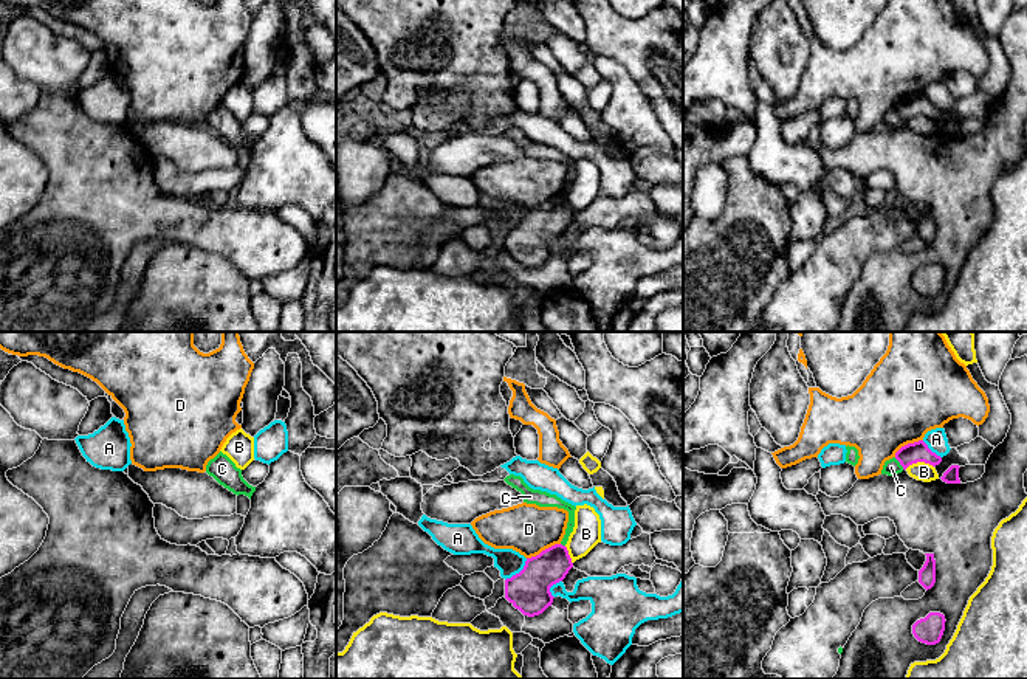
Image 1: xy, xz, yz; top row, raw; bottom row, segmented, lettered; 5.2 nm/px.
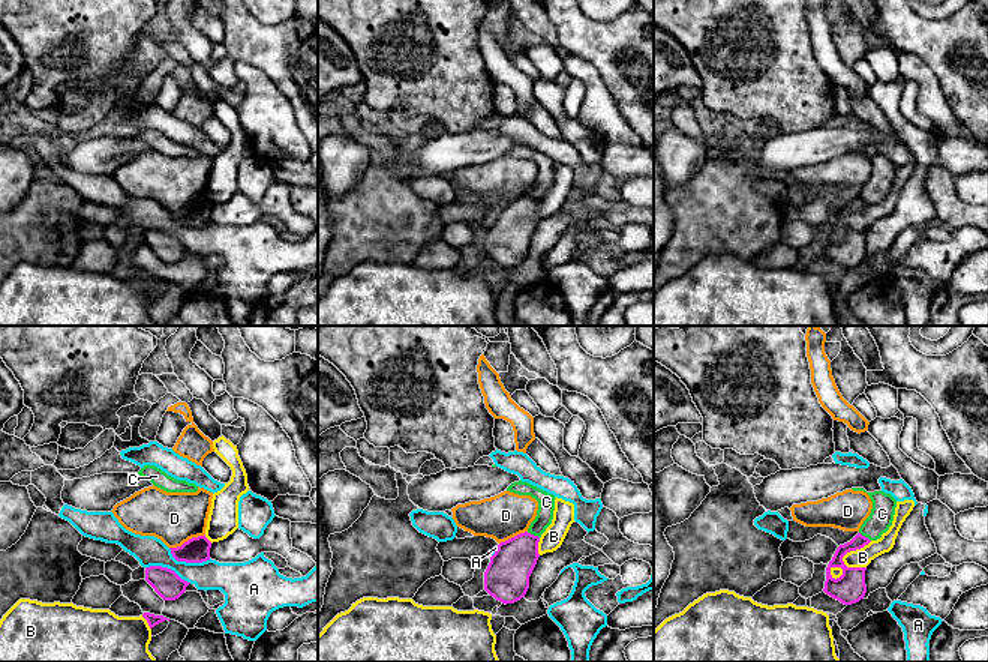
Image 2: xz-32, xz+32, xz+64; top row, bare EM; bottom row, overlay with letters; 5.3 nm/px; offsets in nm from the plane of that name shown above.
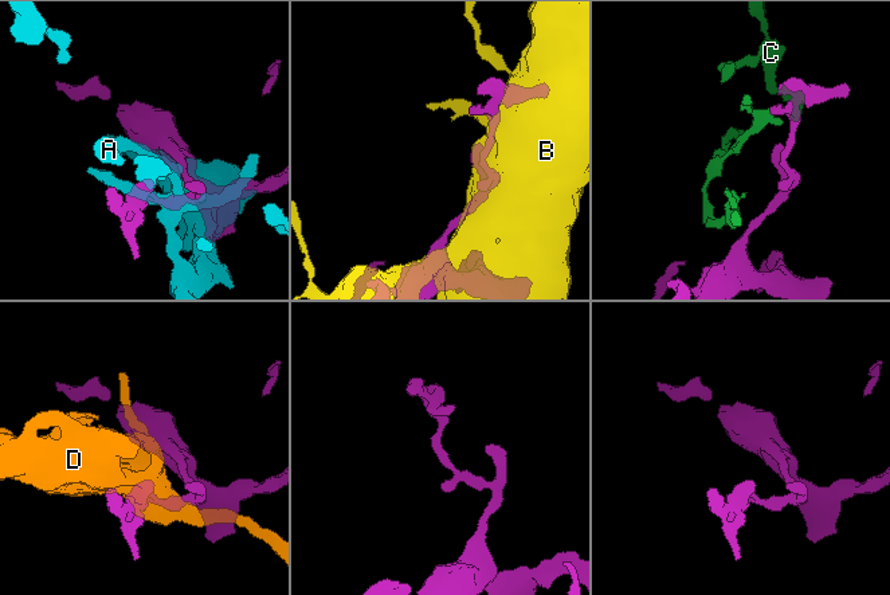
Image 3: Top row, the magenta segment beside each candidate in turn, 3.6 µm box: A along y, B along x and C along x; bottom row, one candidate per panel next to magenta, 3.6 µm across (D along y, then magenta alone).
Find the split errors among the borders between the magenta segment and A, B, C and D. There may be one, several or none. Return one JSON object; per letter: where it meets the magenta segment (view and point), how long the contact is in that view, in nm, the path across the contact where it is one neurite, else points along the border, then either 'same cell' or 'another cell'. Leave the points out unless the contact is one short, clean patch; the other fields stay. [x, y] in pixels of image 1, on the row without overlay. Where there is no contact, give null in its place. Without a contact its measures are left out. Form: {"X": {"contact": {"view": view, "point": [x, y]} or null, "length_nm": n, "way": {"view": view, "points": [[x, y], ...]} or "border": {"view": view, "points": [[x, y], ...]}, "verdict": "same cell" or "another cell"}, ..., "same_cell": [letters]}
{"A": {"contact": {"view": "xz", "point": [519, 225]}, "length_nm": 170, "verdict": "another cell"}, "B": {"contact": {"view": "yz", "point": [919, 113]}, "length_nm": 150, "verdict": "another cell"}, "C": {"contact": {"view": "yz", "point": [900, 117]}, "length_nm": 80, "border": {"view": "yz", "points": [[894, 110], [903, 121]]}, "verdict": "another cell"}, "D": {"contact": {"view": "xz", "point": [542, 203]}, "length_nm": 190, "verdict": "another cell"}, "same_cell": []}

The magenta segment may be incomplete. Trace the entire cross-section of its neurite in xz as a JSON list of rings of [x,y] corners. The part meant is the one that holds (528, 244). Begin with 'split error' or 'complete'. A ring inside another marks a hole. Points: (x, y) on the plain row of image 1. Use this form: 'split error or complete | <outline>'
complete | [[[555,197],[527,211],[524,222],[505,233],[505,251],[524,268],[539,268],[553,256],[550,240],[562,234],[572,220],[567,200]]]

